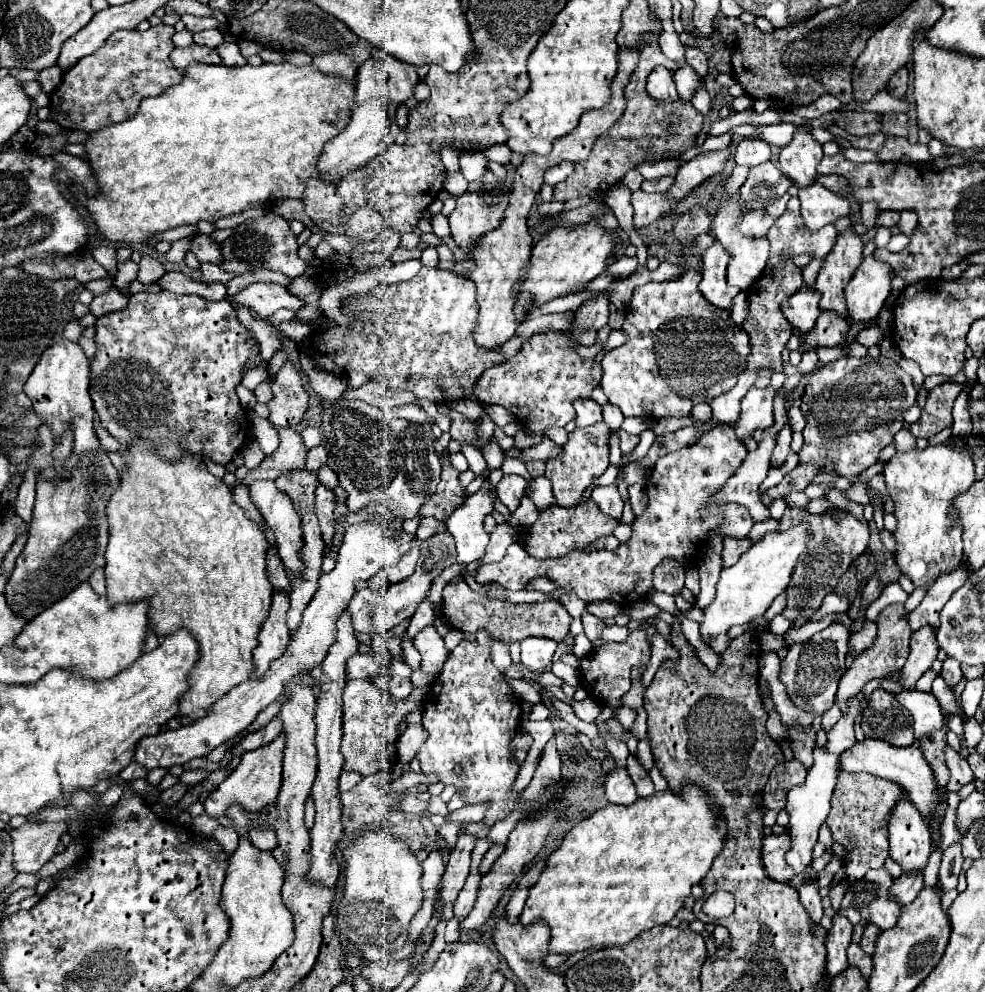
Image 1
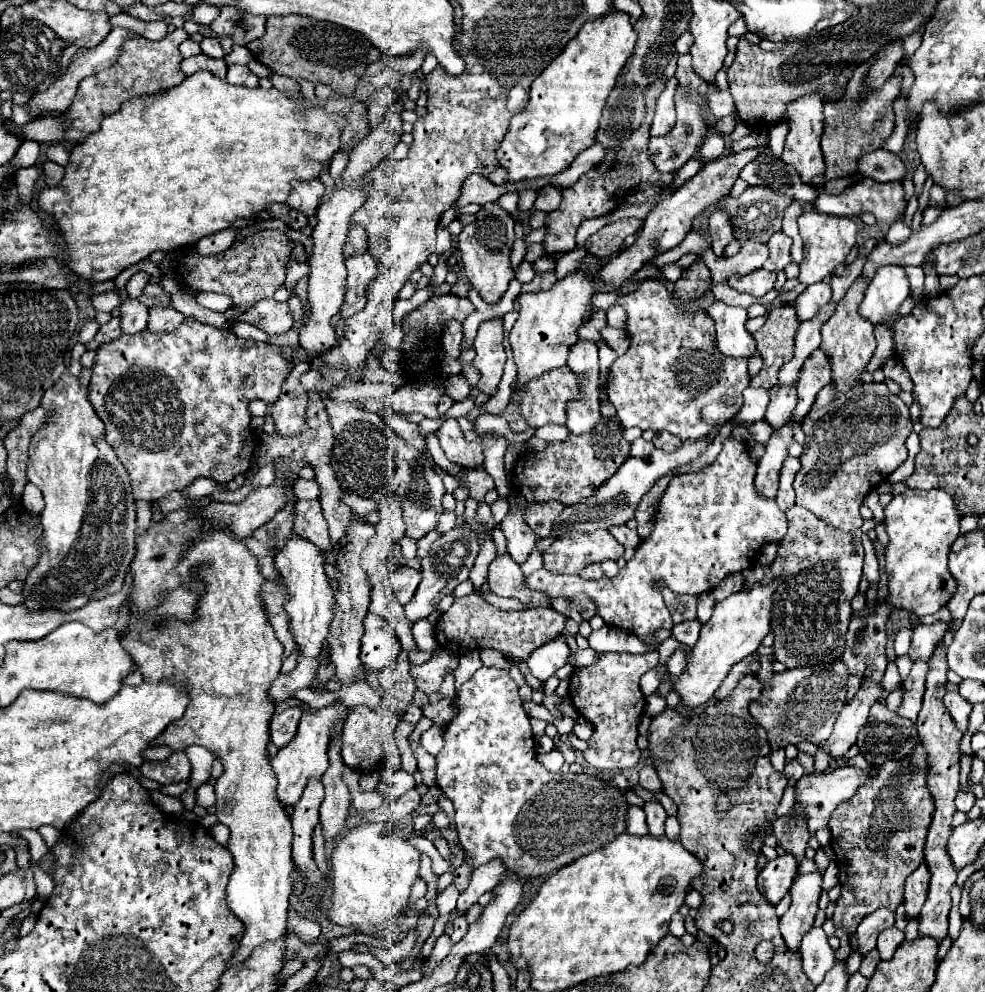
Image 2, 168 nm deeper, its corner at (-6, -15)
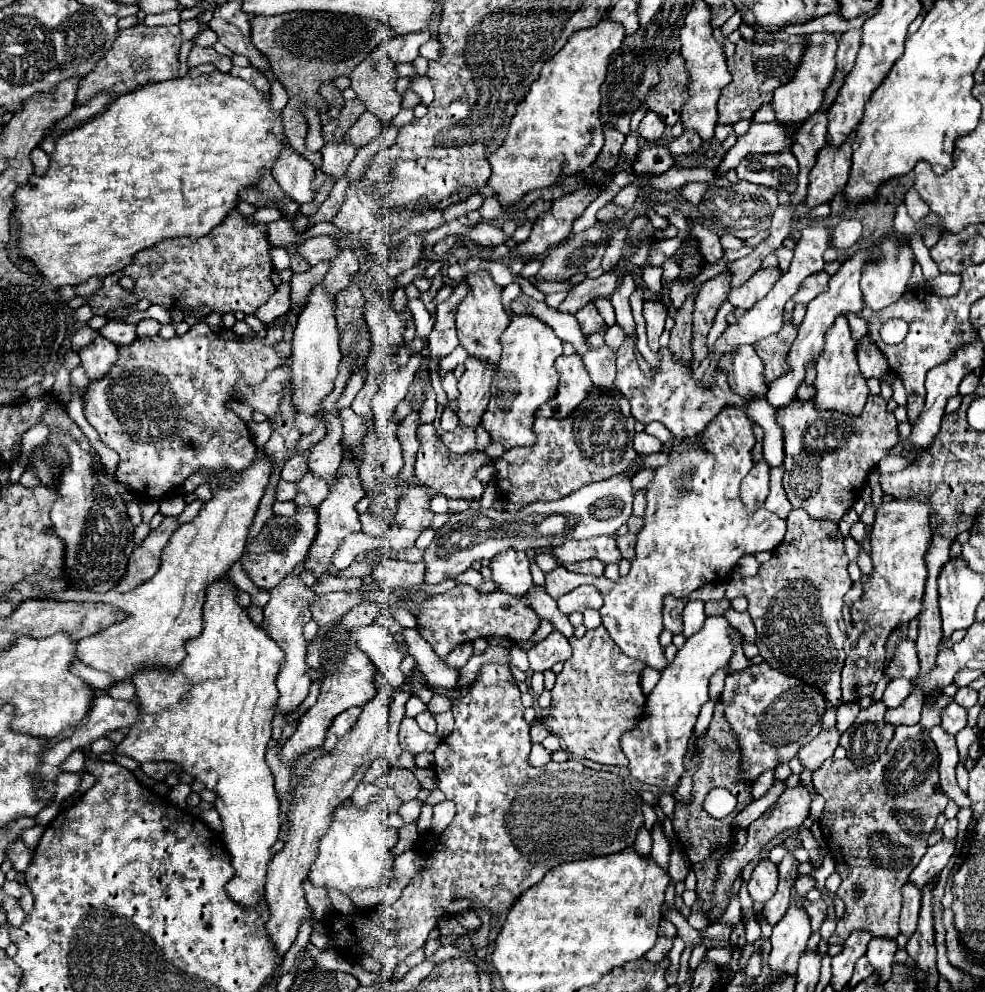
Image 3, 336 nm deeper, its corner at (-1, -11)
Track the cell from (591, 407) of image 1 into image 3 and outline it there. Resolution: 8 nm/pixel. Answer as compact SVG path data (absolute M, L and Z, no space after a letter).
M577 352L571 356L559 356L555 366L561 372L557 394L547 404L543 404L543 408L538 409L535 419L540 416L567 418L589 396L589 390L593 386L583 358Z

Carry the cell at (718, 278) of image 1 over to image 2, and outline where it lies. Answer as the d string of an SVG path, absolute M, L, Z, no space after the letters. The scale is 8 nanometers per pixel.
M714 300L712 306L708 306L708 314L716 324L716 346L724 356L752 358L754 354L758 354L754 338L744 328L748 320L744 308L726 306Z

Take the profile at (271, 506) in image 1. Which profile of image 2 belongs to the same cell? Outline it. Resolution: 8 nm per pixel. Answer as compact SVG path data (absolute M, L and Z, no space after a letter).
M294 536L276 554L276 568L286 580L288 602L284 604L284 610L290 620L290 634L294 636L294 642L298 644L298 650L304 656L318 658L324 640L328 636L328 628L334 612L334 592L324 572L324 558L314 544L308 544L308 540Z

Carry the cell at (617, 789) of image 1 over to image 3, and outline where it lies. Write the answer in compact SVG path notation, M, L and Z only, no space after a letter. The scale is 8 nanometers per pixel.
M645 826L637 832L637 838L635 838L635 848L637 848L637 852L641 852L641 854L651 852L651 834L649 834L649 830L647 830Z

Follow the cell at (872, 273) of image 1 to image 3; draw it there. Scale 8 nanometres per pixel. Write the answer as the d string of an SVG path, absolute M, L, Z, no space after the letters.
M885 240L881 252L881 260L875 266L867 266L861 278L865 306L875 312L903 296L913 268L913 250L909 246L897 246L893 240Z

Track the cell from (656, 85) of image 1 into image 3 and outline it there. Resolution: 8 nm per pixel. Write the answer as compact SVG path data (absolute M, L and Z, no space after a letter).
M647 112L645 118L641 120L637 132L639 132L639 138L643 138L647 142L657 142L665 132L665 124L657 112Z

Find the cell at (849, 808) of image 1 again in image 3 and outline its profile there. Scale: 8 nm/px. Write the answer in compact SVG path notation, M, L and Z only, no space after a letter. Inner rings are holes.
M939 694L935 706L925 706L919 724L915 726L897 726L887 752L871 766L857 768L849 758L837 760L829 758L813 772L813 786L825 798L825 810L821 816L821 832L827 840L831 856L835 860L835 872L841 876L841 886L835 896L845 902L845 914L837 920L837 930L829 938L829 944L843 944L853 930L869 930L873 936L897 938L899 934L899 912L901 912L901 886L909 880L915 864L923 858L927 850L927 838L935 828L937 816L945 810L949 798L939 786L939 754L935 750L929 732L935 724L941 722L939 710L951 698ZM861 890L861 896L855 892Z

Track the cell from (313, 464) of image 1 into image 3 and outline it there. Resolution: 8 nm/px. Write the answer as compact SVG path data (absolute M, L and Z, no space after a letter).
M279 480L275 498L279 502L283 502L283 500L295 500L295 496L297 496L297 484L295 482L287 482L287 480Z

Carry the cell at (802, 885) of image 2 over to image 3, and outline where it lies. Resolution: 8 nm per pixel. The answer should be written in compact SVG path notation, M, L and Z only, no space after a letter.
M797 894L789 910L785 912L783 920L779 920L773 926L771 934L771 956L769 956L769 966L777 974L793 974L797 970L797 960L805 952L807 940L811 936L811 924L809 924L809 914L801 906L807 898Z

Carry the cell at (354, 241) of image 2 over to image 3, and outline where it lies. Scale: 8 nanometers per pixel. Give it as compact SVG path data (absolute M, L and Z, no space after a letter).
M339 250L339 254L335 258L331 258L331 266L329 272L325 274L325 286L327 292L331 292L331 296L335 296L339 290L343 290L349 284L351 274L355 274L359 270L361 262L355 256L353 250Z

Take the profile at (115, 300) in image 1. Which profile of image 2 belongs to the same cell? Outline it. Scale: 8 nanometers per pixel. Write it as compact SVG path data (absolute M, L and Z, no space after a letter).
M112 318L108 324L102 324L98 334L92 338L92 342L86 344L86 350L98 350L102 344L108 344L108 342L114 342L122 336L122 330L120 330L120 320L118 318Z

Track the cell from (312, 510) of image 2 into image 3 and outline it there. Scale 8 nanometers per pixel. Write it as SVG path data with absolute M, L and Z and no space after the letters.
M307 472L305 478L301 478L297 482L297 498L293 500L299 508L319 508L319 504L327 498L327 484L323 484L323 480L319 480L315 474Z

